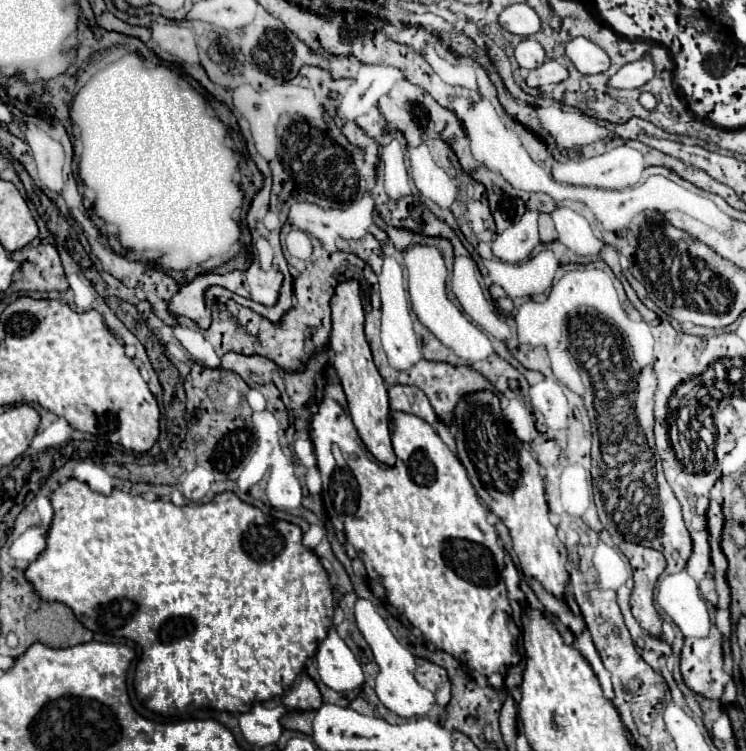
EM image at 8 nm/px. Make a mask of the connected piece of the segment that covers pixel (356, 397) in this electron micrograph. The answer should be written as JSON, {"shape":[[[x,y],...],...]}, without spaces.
{"shape":[[[346,279],[336,285],[334,297],[330,299],[332,307],[332,333],[330,333],[330,355],[332,365],[338,373],[338,379],[344,387],[350,417],[358,429],[360,439],[368,447],[368,451],[382,463],[394,465],[396,455],[390,445],[390,431],[388,431],[388,395],[386,383],[378,373],[372,353],[364,335],[364,309],[360,299],[360,283],[356,279]]]}

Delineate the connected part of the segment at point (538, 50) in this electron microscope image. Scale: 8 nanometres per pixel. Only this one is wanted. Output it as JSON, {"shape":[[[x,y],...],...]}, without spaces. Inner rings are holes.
{"shape":[[[522,39],[516,45],[516,61],[522,69],[536,69],[546,61],[544,47],[534,39]]]}

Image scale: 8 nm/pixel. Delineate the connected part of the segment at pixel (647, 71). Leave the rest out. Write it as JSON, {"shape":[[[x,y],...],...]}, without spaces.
{"shape":[[[644,57],[632,63],[626,63],[616,75],[608,79],[608,87],[618,87],[618,89],[634,89],[642,87],[646,81],[654,77],[654,63],[652,59]]]}

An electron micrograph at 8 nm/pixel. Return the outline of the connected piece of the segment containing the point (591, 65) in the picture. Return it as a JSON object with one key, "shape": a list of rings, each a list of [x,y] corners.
{"shape":[[[576,37],[576,39],[568,41],[566,55],[574,63],[574,67],[586,75],[602,73],[602,71],[608,71],[608,67],[610,67],[610,57],[606,55],[606,51],[602,51],[596,43],[592,43],[584,37]]]}

